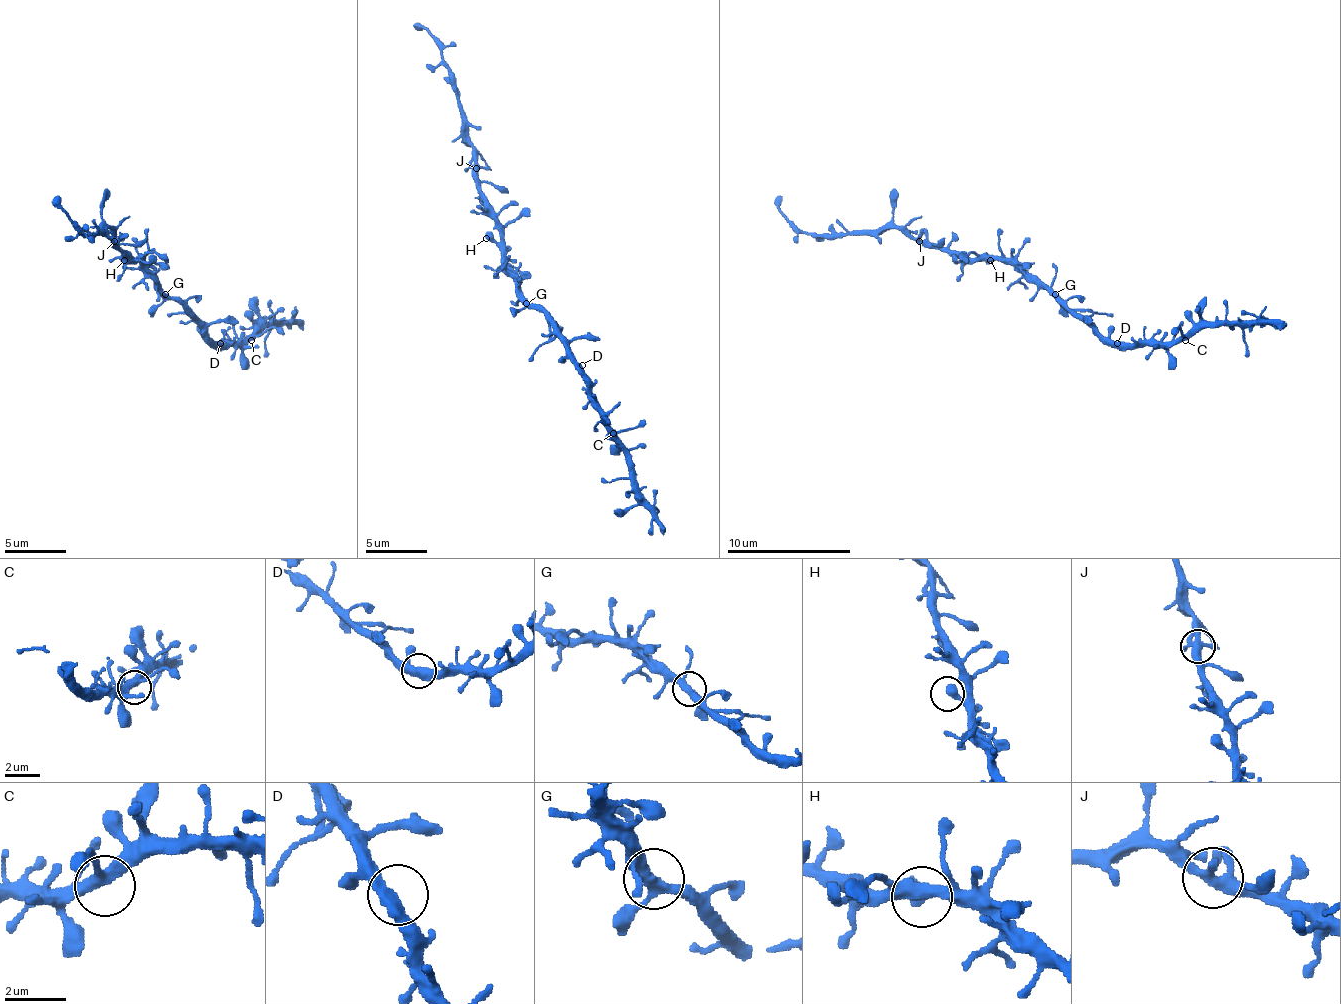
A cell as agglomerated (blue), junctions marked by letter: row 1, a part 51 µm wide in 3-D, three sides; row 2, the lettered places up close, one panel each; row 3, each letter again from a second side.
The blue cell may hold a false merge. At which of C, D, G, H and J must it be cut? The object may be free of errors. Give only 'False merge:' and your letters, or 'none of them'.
False merge: none of them

